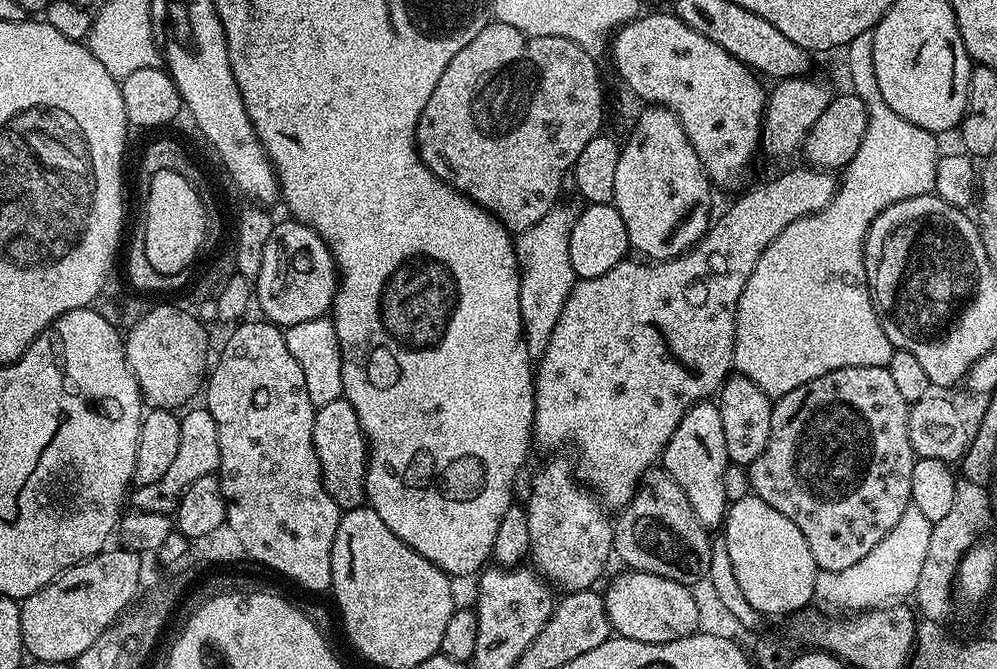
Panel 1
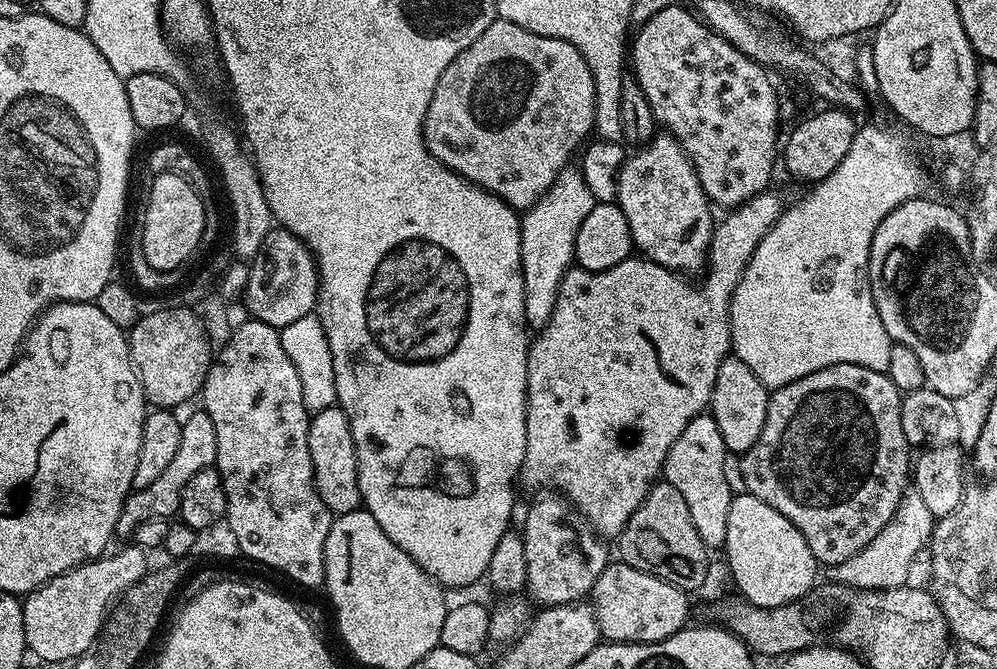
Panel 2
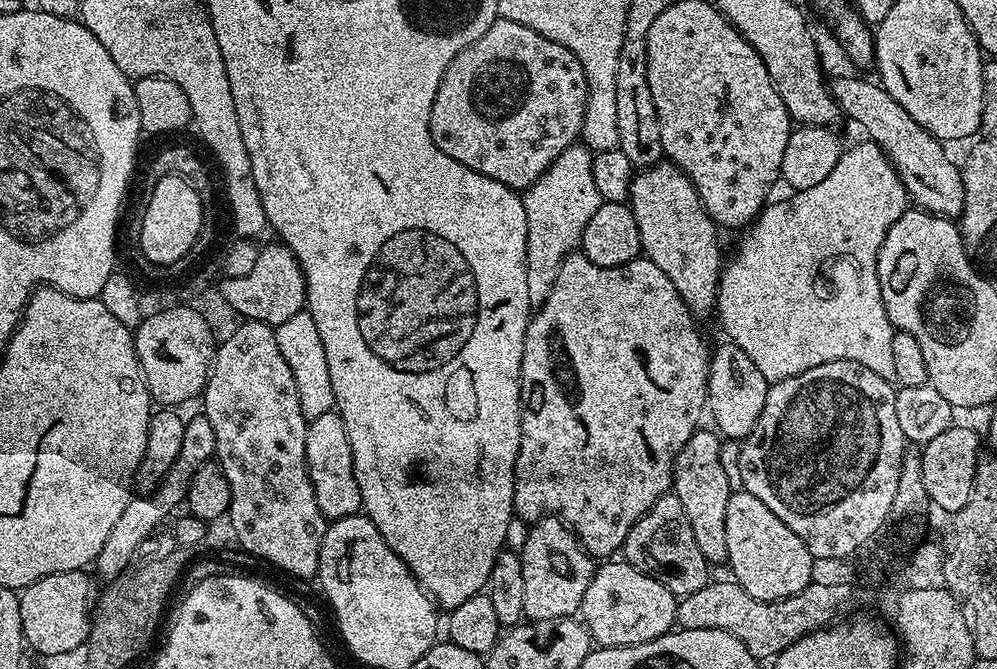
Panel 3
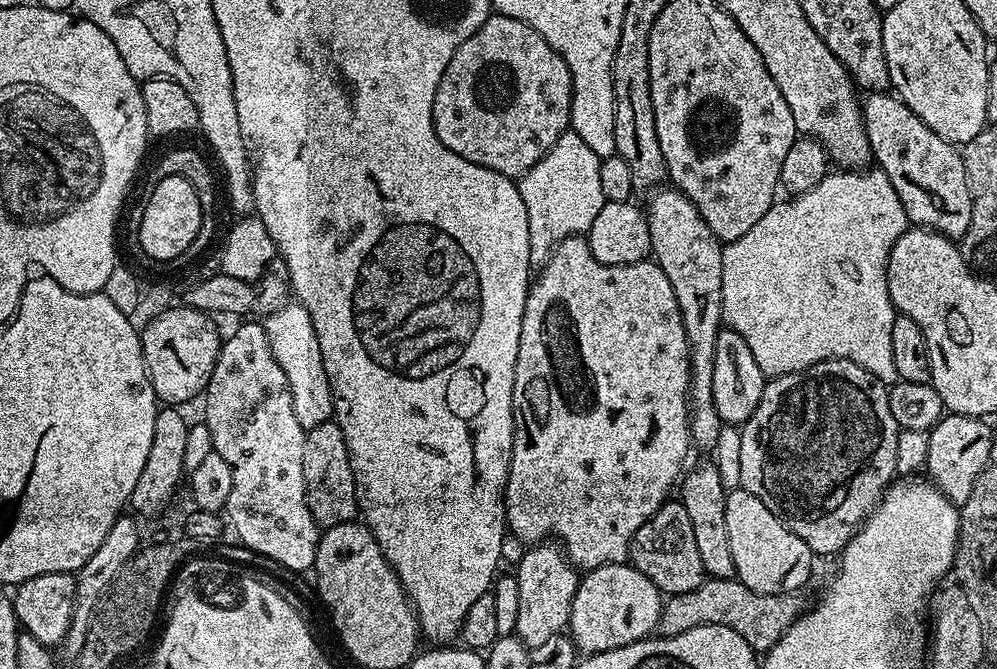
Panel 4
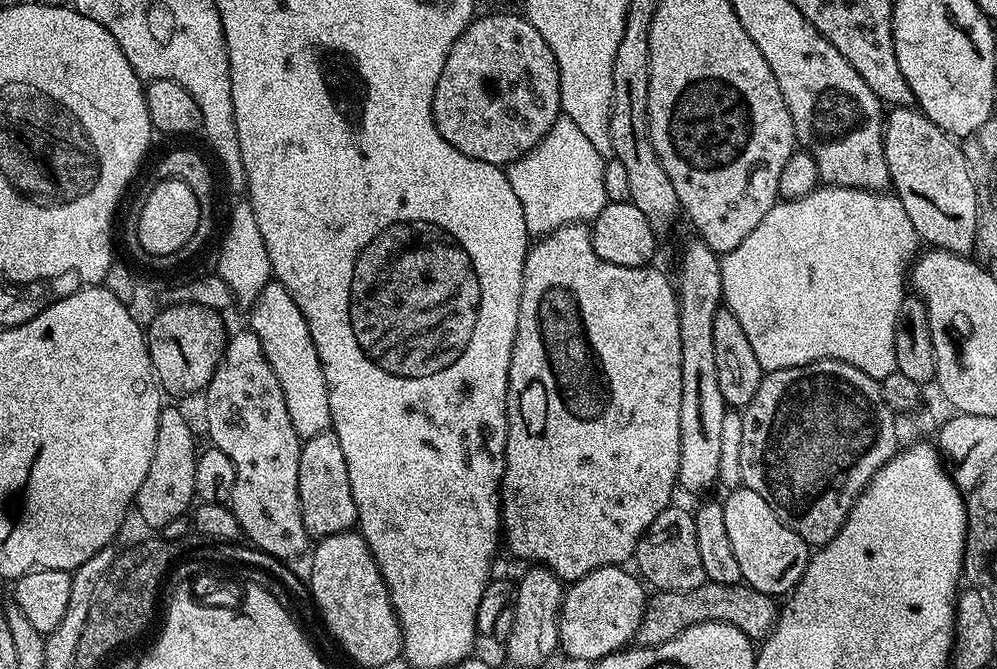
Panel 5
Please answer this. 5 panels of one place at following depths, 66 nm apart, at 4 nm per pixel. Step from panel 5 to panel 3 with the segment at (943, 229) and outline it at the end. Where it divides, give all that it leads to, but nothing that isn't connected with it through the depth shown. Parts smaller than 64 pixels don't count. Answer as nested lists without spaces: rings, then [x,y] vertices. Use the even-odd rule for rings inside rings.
[[[860,76],[831,77],[832,96],[841,113],[864,127],[869,141],[884,151],[902,186],[908,191],[909,201],[917,209],[936,216],[959,218],[964,214],[964,178],[961,169],[948,157],[943,143],[918,126],[894,98],[875,79],[863,80]],[[873,80],[873,81],[872,81]]]

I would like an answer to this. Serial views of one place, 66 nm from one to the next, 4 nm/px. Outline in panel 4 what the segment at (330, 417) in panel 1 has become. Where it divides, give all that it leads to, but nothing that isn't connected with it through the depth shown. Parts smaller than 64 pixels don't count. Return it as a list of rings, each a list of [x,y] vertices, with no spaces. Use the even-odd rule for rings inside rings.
[[[335,419],[322,422],[322,426],[314,426],[305,431],[302,446],[302,478],[304,498],[310,506],[310,514],[321,529],[350,524],[357,519],[356,483],[350,470],[346,438]]]

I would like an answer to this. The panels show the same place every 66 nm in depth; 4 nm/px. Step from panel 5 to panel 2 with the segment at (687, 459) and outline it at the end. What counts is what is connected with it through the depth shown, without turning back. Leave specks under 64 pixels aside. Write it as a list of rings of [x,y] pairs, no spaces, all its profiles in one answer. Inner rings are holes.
[[[657,134],[647,144],[637,147],[636,152],[627,157],[620,168],[620,181],[615,203],[620,205],[622,214],[626,214],[626,222],[630,226],[632,243],[640,248],[647,259],[671,272],[689,274],[688,272],[705,271],[708,263],[708,249],[712,246],[712,220],[713,205],[708,195],[702,190],[702,182],[698,182],[696,167],[682,150],[679,140],[667,134]]]

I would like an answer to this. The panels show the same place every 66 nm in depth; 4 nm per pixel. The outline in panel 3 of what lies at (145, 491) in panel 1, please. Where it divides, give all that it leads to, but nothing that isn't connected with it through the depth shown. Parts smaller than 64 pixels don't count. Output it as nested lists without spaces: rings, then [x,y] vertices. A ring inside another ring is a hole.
[[[202,414],[188,416],[184,421],[182,430],[182,447],[178,449],[178,458],[174,458],[173,465],[162,478],[158,487],[147,494],[133,495],[128,501],[126,510],[122,510],[122,515],[118,517],[118,522],[106,538],[102,550],[94,561],[95,575],[101,576],[104,582],[111,582],[117,576],[124,575],[133,567],[132,559],[136,556],[136,551],[148,540],[148,535],[167,518],[177,511],[176,507],[183,505],[188,499],[190,490],[190,478],[198,471],[198,466],[209,463],[216,455],[216,443],[214,442],[214,430],[210,427],[210,418]]]

